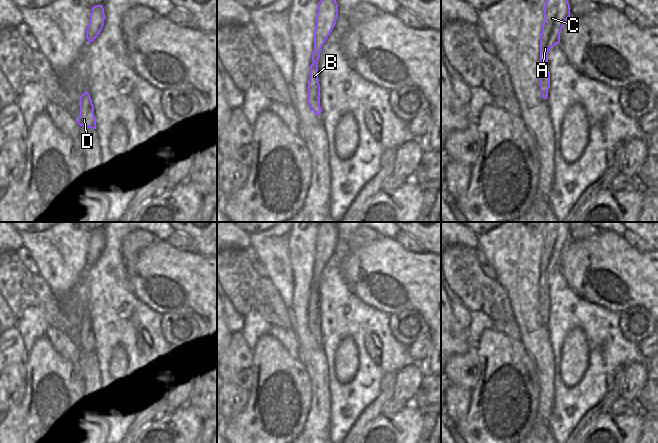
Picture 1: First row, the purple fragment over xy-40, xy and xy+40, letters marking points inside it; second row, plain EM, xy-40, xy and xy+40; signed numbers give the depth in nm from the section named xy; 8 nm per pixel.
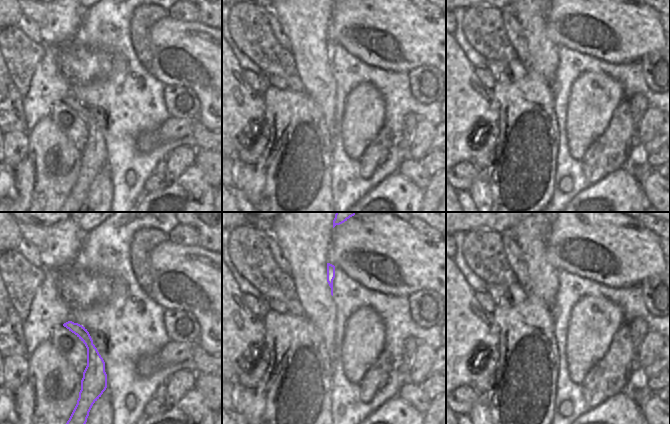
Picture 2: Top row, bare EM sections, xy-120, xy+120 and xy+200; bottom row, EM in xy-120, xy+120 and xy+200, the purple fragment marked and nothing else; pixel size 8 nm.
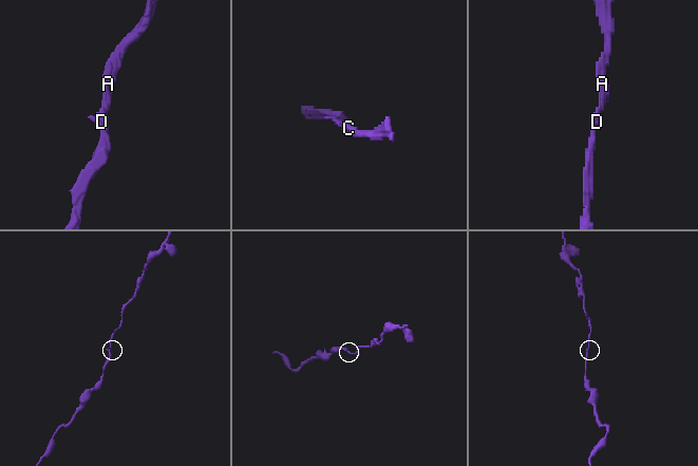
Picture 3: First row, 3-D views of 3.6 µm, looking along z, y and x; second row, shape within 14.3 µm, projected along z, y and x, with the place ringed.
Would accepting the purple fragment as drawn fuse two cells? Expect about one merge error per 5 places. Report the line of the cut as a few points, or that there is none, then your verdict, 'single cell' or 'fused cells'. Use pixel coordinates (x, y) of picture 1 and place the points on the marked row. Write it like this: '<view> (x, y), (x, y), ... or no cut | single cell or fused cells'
no cut | single cell

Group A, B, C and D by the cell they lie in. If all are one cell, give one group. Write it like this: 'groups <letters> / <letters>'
groups A B C D

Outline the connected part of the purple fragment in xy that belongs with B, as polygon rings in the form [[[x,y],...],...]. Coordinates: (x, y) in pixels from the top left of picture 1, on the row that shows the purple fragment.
[[[320,0],[316,14],[316,28],[314,30],[314,50],[308,80],[308,104],[312,111],[320,116],[320,84],[318,82],[318,60],[322,46],[332,32],[338,18],[338,4],[336,0]]]

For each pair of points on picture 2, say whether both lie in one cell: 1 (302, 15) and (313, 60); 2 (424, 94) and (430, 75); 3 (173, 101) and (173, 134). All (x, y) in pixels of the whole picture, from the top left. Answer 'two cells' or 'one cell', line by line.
1: one cell
2: one cell
3: two cells

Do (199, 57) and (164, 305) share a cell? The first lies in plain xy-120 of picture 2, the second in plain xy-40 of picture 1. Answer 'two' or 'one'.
one

